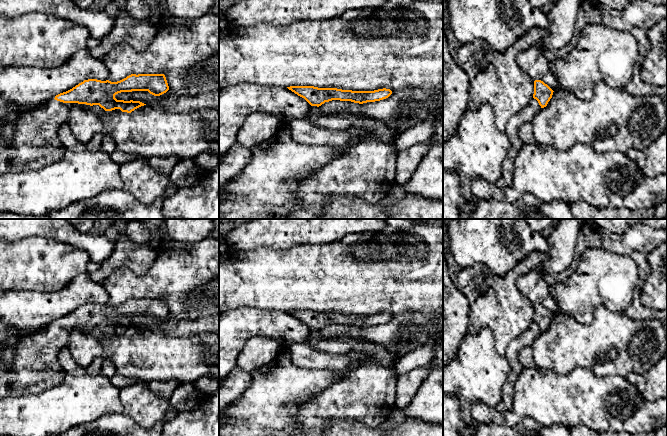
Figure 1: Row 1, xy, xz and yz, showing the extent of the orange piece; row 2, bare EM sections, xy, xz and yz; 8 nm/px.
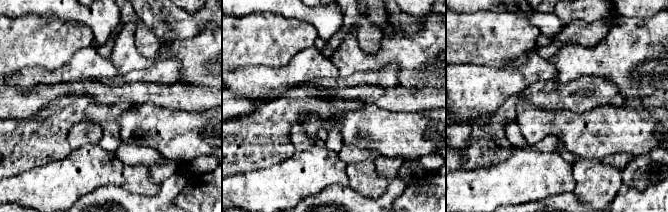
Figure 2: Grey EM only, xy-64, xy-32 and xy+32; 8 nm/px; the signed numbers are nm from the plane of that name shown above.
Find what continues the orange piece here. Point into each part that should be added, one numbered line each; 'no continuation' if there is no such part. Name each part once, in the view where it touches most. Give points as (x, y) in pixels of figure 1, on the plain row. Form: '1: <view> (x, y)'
1: xy (35, 368)

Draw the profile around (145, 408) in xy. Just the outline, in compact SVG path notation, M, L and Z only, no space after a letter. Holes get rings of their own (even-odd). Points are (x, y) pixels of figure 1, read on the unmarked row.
M137 383L120 389L123 414L144 429L151 429L162 420L169 406L169 400L153 393L148 384Z

